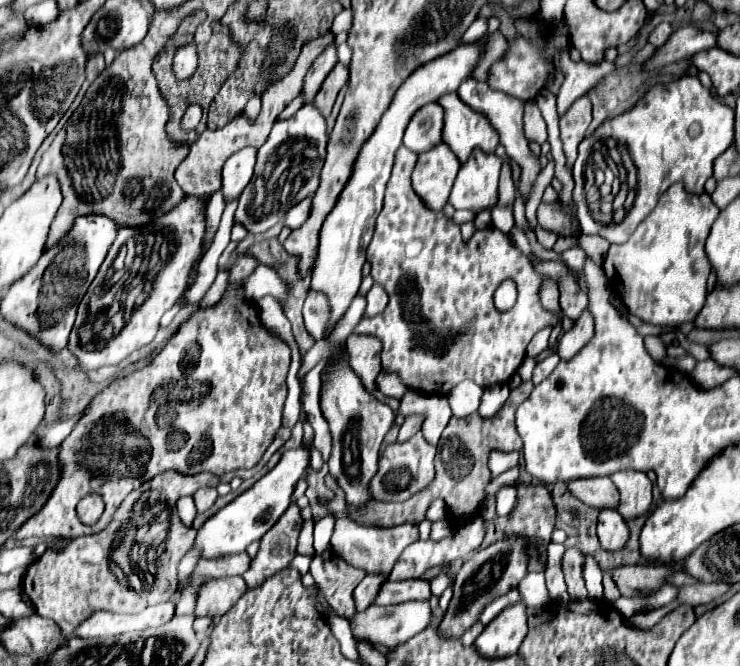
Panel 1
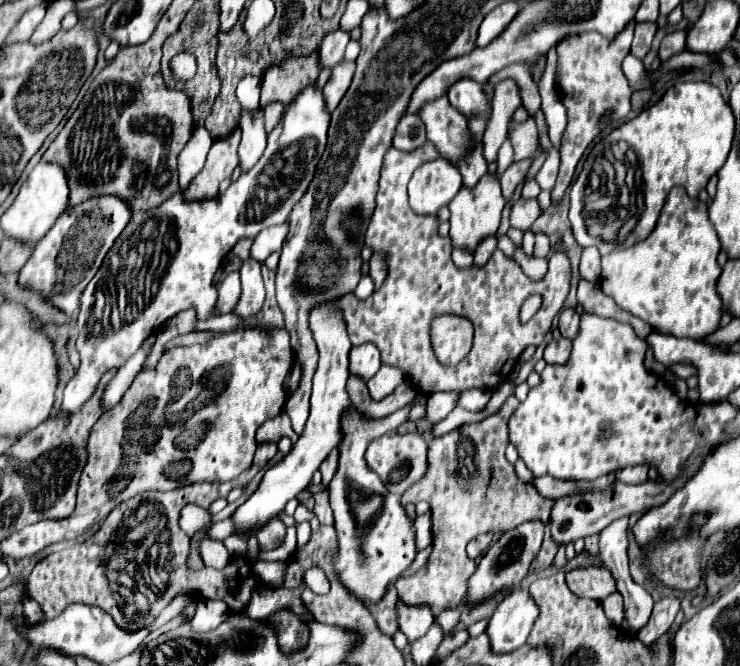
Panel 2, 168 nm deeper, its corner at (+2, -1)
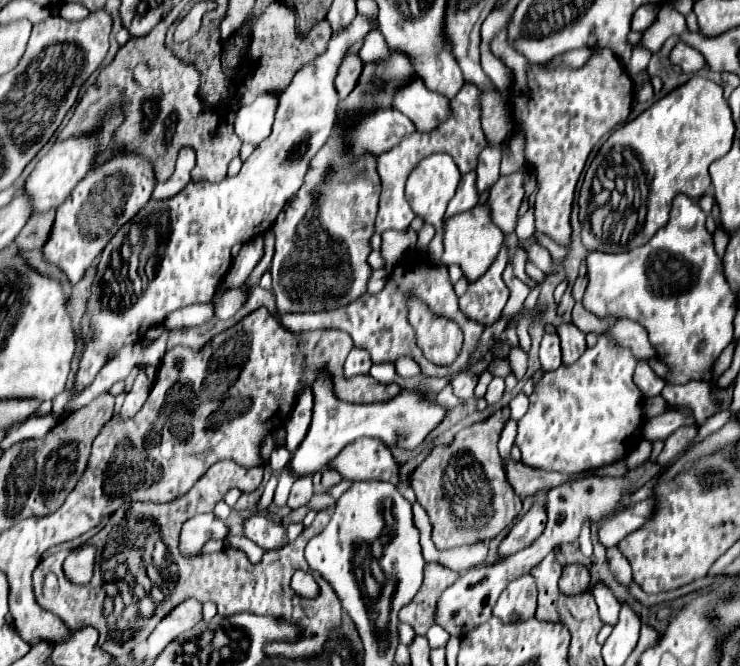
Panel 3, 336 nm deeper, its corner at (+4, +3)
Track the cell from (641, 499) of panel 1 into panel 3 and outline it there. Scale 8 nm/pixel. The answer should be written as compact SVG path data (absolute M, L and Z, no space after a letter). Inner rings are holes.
M641 439L641 443L637 443L637 447L627 455L627 467L635 469L639 465L643 465L651 455L651 441Z

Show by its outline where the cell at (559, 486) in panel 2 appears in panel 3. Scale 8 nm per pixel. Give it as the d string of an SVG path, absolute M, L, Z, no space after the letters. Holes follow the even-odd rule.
M503 459L503 463L505 463L505 471L509 475L509 483L519 497L527 497L527 495L533 495L535 491L539 491L539 471L537 469L527 467L513 459Z

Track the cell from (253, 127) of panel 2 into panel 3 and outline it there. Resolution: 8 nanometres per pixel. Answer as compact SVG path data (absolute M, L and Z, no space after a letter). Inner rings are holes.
M263 93L251 105L239 109L235 117L235 133L241 141L259 145L271 133L277 99L279 93Z

